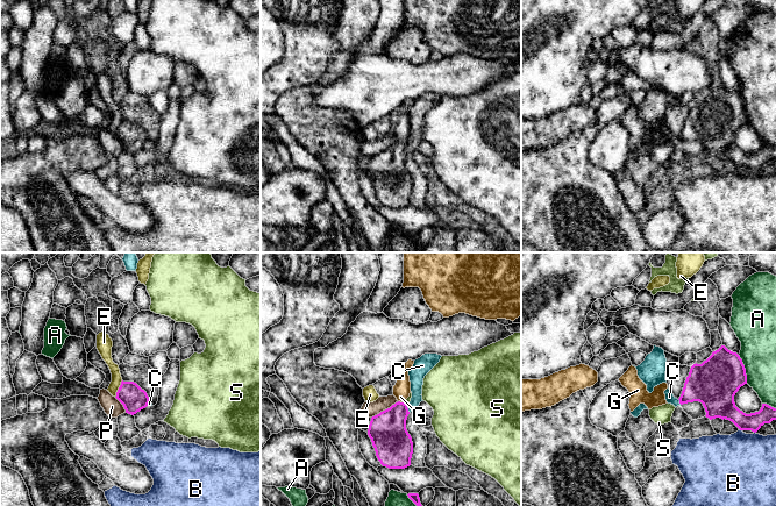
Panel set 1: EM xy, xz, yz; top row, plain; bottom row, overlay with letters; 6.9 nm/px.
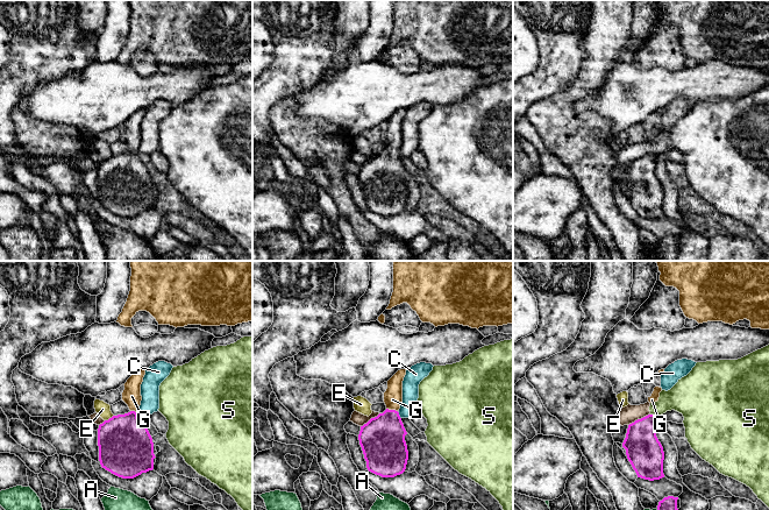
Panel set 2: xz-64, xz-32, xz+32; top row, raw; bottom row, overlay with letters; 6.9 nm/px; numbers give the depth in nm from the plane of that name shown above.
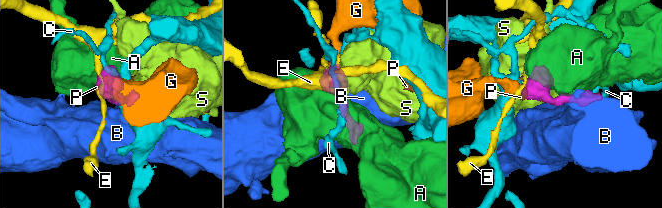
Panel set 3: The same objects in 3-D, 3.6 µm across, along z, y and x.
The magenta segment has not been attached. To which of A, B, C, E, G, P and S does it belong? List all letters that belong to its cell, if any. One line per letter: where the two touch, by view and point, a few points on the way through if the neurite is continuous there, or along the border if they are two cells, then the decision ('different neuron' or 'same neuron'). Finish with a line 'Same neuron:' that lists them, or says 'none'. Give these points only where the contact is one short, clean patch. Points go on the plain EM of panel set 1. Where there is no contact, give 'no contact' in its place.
A: yz (745, 108) | different neuron
B: yz (740, 169) | different neuron
C: xz (407, 148) | along xz (406, 144), (410, 151) | different neuron
E: xy (119, 128) | different neuron
G: xz (399, 141) | across xz (388, 171), (399, 151), (399, 141), (401, 129) | same neuron
P: xz (385, 149) | along xz (398, 141), (371, 157) | different neuron
S: xz (405, 143) | along xz (403, 141), (406, 144) | different neuron
Same neuron: G

